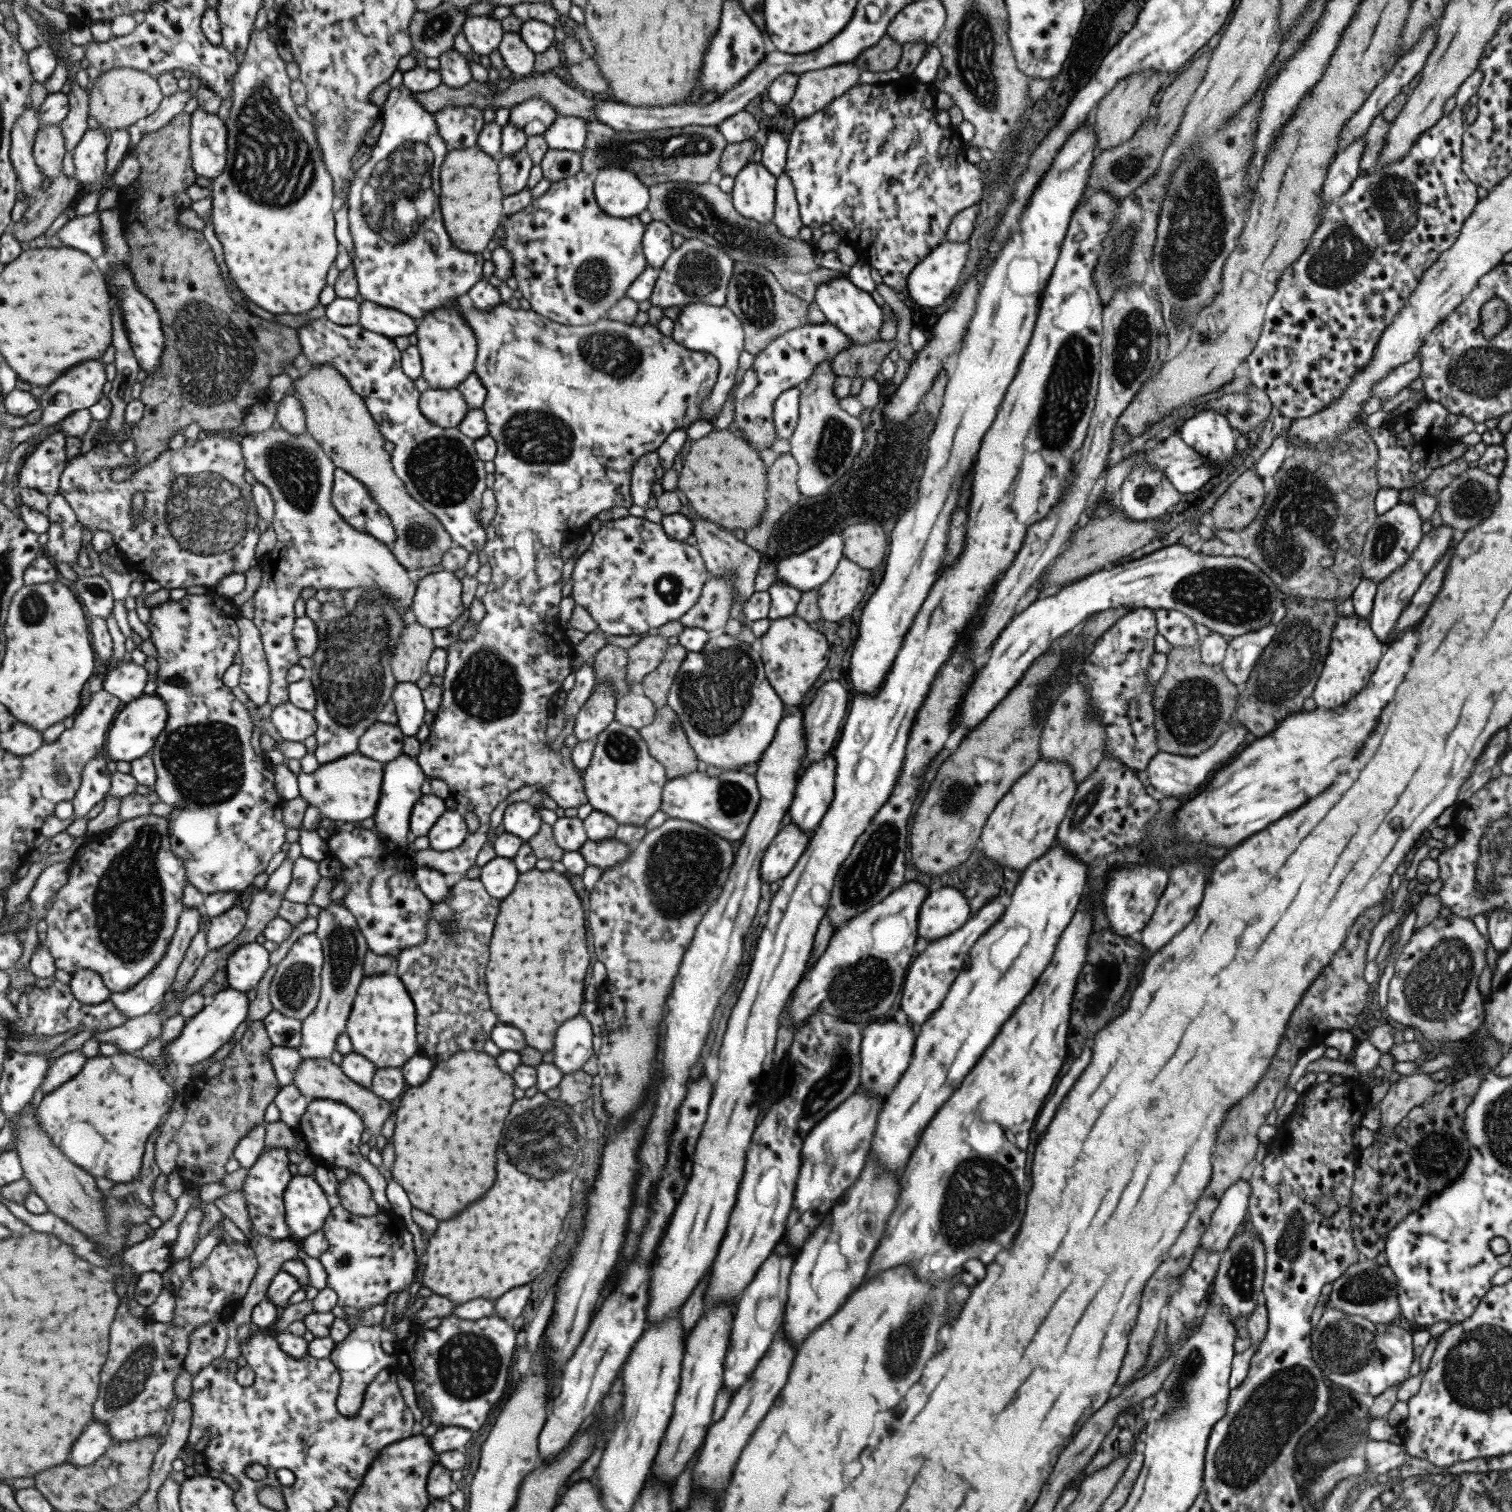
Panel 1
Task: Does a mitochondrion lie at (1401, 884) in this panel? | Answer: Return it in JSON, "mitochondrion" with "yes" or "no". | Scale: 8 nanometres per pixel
{"mitochondrion":"no"}

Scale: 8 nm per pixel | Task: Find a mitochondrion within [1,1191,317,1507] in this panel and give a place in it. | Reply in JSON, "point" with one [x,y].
{"point":[132,1377]}

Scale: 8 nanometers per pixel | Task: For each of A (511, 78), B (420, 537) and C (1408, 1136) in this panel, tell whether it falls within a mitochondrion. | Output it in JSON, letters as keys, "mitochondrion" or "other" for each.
{"A":"other","B":"mitochondrion","C":"other"}

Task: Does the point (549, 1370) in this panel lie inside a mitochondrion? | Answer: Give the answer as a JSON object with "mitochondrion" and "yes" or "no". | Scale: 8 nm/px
{"mitochondrion":"no"}

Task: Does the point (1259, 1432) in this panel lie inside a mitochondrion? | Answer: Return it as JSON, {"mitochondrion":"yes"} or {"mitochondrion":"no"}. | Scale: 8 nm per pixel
{"mitochondrion":"yes"}

